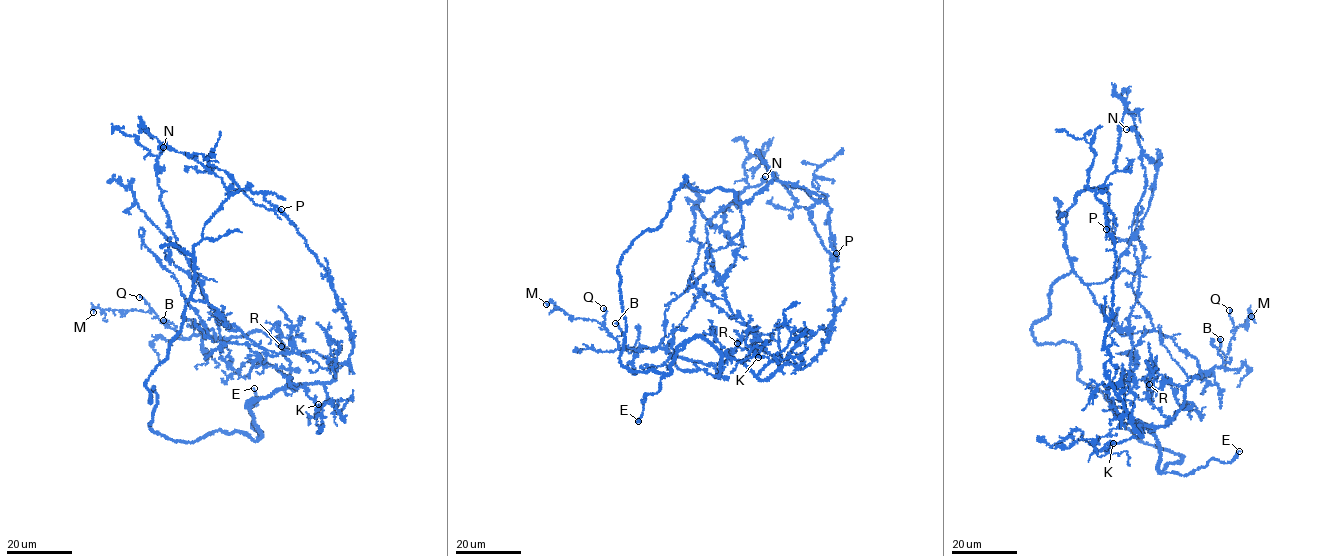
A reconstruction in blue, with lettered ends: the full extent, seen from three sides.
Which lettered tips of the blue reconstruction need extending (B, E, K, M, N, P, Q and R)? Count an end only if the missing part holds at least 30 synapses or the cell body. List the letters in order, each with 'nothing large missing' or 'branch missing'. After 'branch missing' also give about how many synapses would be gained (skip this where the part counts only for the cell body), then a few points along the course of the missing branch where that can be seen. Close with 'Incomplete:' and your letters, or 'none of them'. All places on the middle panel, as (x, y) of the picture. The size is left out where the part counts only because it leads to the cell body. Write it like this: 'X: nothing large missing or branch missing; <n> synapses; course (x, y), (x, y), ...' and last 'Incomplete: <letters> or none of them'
B: nothing large missing
E: branch missing; course (638, 421), (621, 416), (610, 436)
K: nothing large missing
M: nothing large missing
N: nothing large missing
P: branch missing; 70 synapses; course (836, 253), (845, 257), (849, 267), (845, 275), (847, 289), (838, 311), (839, 331)
Q: nothing large missing
R: nothing large missing
Incomplete: E, P

